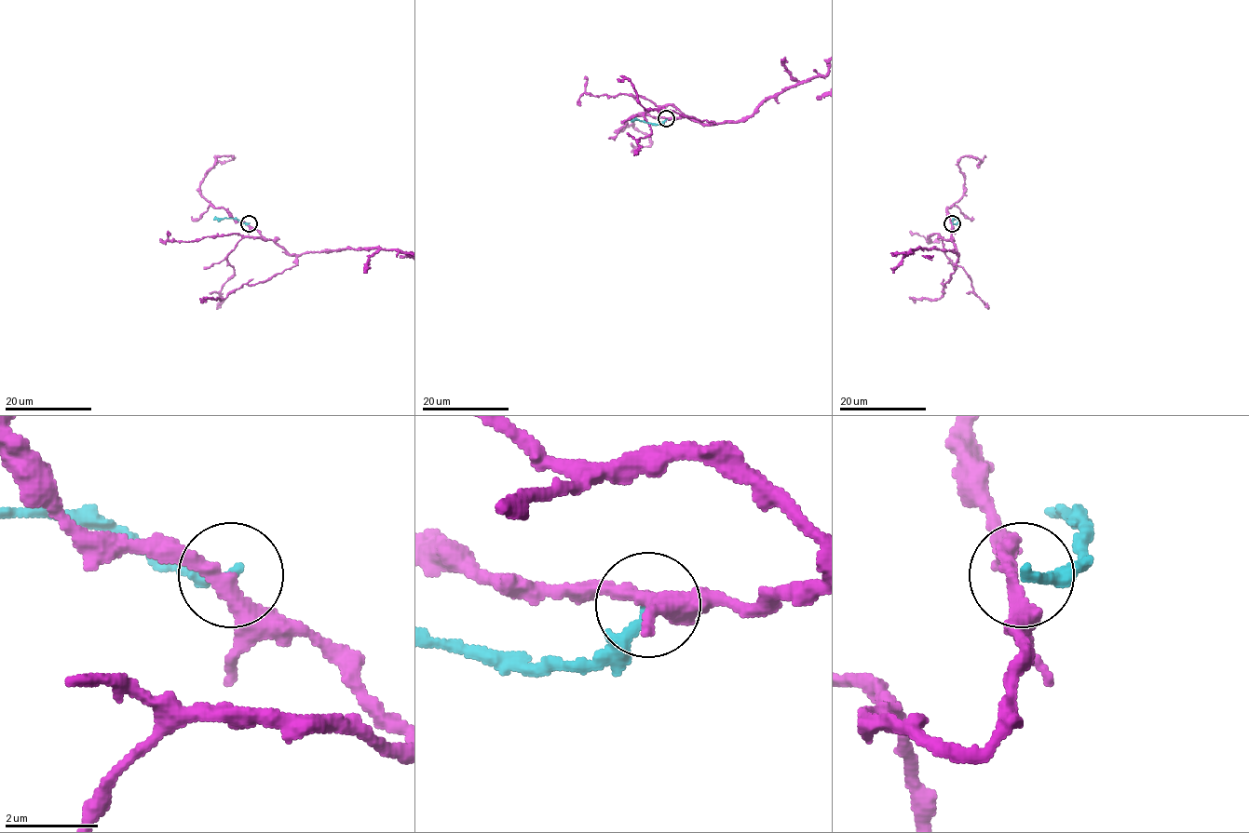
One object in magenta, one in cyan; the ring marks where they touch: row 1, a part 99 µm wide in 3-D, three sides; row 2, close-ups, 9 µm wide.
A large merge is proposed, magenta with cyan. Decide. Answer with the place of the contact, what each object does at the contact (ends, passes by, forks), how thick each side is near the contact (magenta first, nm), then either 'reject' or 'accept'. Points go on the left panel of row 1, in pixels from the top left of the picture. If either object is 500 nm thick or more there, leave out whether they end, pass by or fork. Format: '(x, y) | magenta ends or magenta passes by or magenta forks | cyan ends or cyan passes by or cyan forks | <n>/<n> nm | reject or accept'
(249, 223) | magenta passes by | cyan ends | 320/240 nm | reject

